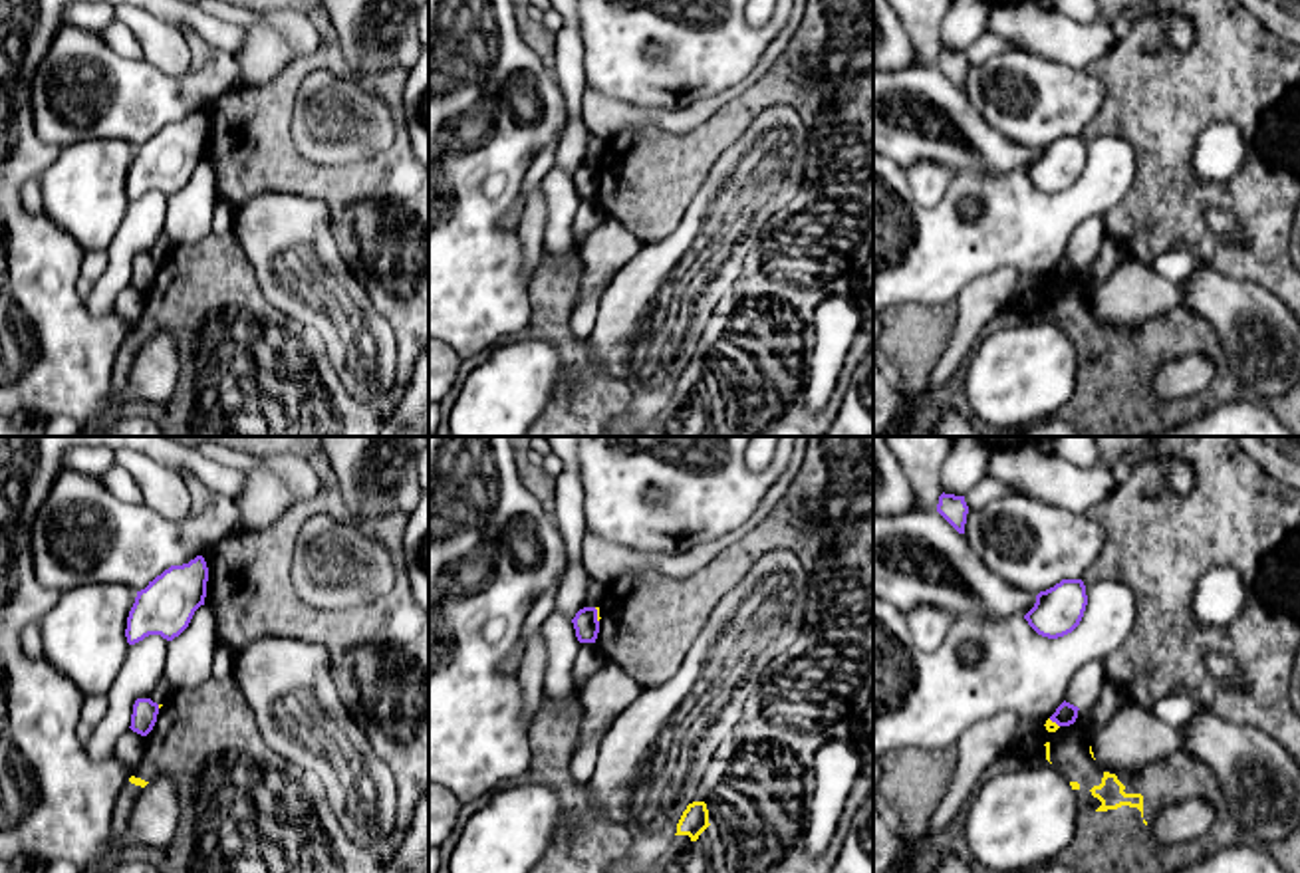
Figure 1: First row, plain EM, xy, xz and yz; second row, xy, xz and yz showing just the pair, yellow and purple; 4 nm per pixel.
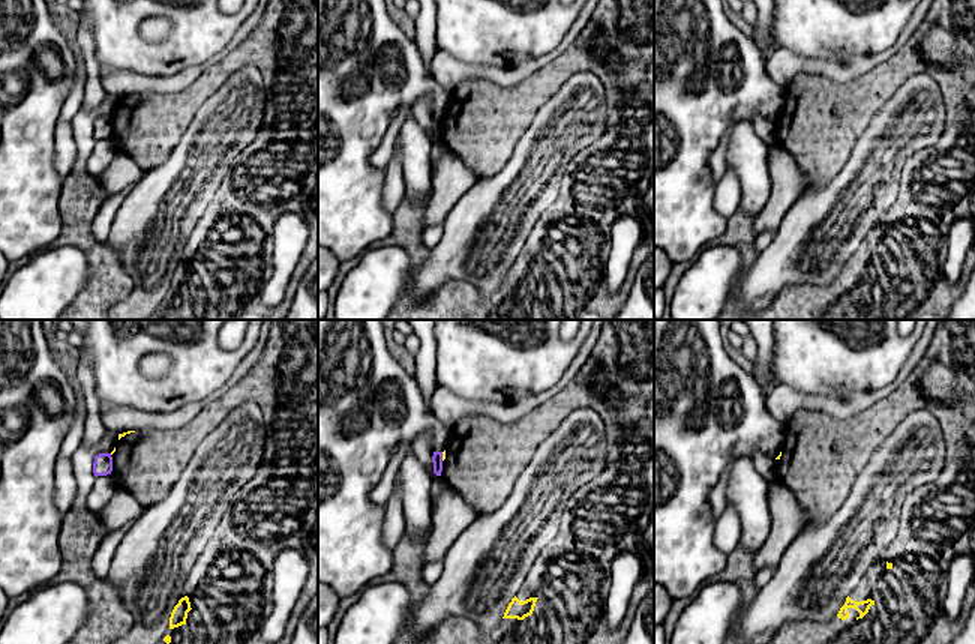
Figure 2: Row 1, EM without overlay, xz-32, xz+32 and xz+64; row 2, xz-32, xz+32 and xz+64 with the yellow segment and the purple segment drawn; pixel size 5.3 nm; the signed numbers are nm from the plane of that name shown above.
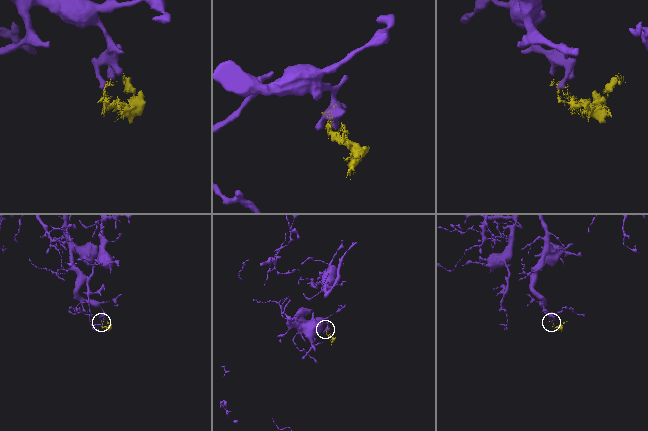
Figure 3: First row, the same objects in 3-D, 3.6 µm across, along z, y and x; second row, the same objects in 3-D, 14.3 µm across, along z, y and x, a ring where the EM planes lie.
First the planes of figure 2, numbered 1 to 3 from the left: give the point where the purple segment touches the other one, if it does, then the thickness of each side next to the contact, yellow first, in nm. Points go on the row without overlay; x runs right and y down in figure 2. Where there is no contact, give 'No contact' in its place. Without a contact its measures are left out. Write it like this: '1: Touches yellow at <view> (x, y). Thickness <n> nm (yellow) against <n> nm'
1: No contact
2: Touches yellow at xz+32 (443, 120). Thickness 20 nm (yellow) against 60 nm
3: No contact

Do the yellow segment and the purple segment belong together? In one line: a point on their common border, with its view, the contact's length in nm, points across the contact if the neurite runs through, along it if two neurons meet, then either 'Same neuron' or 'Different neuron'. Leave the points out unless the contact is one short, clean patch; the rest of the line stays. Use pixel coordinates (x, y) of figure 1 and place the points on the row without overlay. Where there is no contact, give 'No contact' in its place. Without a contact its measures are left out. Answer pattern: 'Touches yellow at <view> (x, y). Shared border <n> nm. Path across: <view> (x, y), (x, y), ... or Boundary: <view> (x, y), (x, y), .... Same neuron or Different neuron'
Touches yellow at xz (598, 171). Shared border 70 nm. Boundary: xz (594, 163), (598, 177). Different neuron

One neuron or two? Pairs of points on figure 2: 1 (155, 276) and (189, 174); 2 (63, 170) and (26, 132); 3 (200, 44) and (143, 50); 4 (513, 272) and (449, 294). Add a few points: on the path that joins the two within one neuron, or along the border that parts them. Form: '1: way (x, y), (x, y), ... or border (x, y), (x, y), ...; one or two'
1: way (141, 251), (141, 222), (164, 200); one
2: border (53, 128), (54, 168), (62, 182); two
3: way (186, 45), (179, 51), (156, 51); one
4: way (504, 290), (491, 303), (467, 303); one

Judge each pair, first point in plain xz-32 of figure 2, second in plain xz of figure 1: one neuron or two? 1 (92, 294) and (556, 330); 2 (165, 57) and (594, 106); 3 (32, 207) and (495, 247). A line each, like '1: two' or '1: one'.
1: one
2: two
3: one

